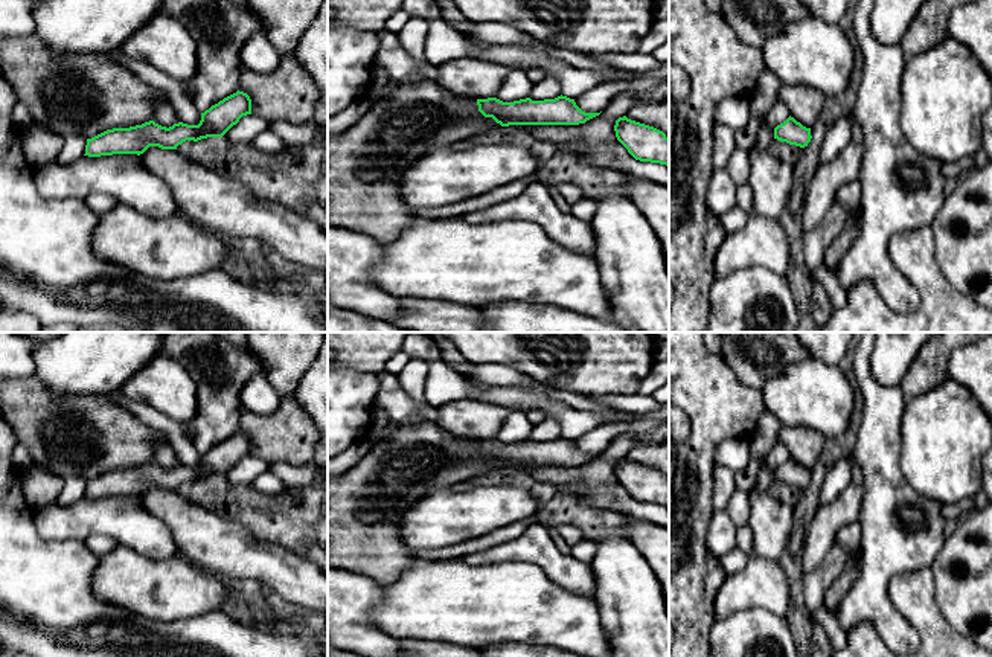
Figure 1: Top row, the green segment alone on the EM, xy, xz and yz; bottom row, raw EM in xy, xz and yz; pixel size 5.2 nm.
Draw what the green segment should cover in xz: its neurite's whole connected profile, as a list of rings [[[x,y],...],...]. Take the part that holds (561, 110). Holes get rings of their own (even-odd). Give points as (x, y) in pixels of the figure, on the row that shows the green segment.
[[[562,95],[555,99],[532,101],[526,98],[514,102],[488,98],[477,99],[477,105],[485,117],[492,117],[501,127],[579,125],[600,114],[582,111],[574,99]]]

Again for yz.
[[[789,116],[783,123],[774,128],[774,139],[805,148],[811,142],[812,136],[811,128],[803,127]]]

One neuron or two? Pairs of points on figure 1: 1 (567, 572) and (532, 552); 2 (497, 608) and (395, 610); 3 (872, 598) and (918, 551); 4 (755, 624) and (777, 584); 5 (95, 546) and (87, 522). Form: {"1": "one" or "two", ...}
{"1": "one", "2": "one", "3": "one", "4": "two", "5": "two"}

